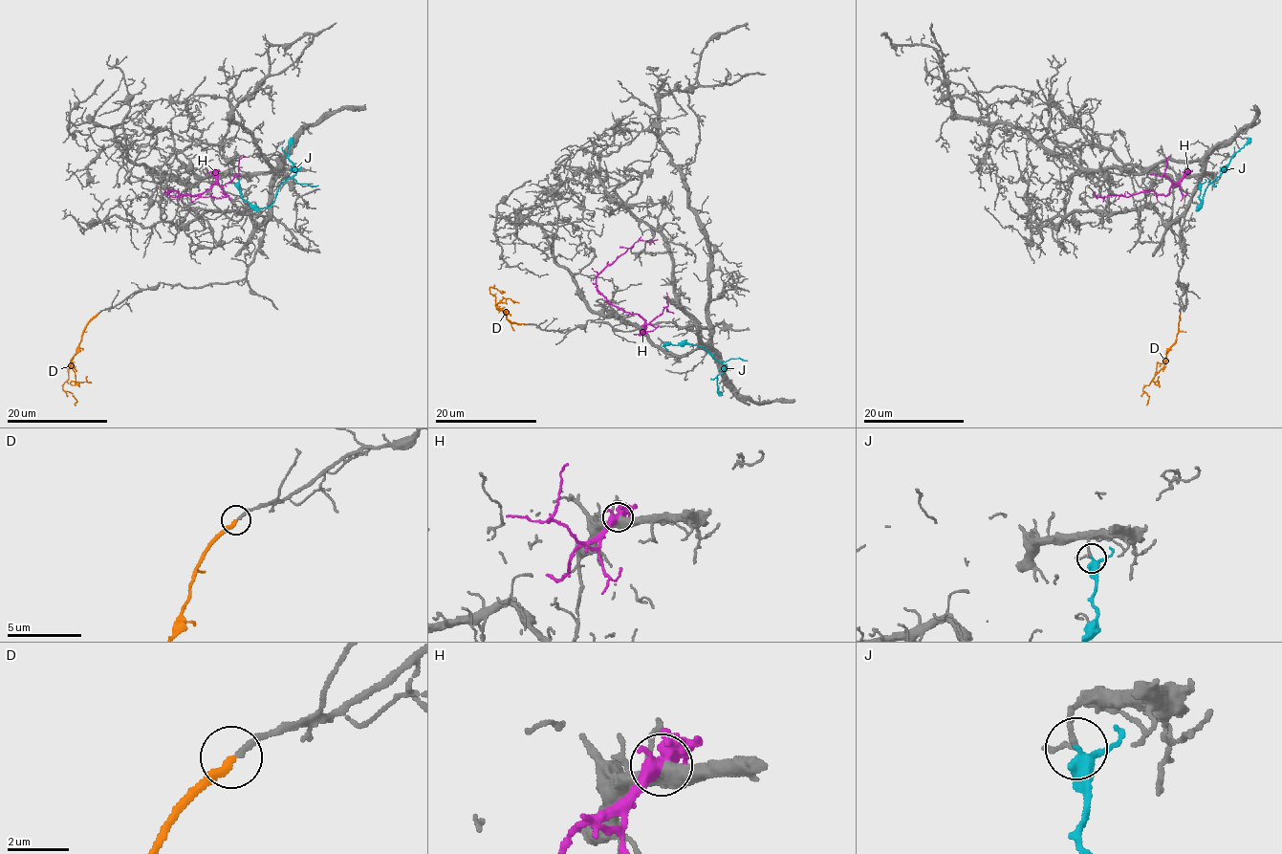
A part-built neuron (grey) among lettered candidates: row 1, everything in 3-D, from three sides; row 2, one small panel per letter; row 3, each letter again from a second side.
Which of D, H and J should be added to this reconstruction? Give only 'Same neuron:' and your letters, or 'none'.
Same neuron: D

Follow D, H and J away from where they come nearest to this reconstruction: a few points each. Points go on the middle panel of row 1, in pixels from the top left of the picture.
D: (524, 324), (509, 320), (496, 306), (496, 298), (489, 291), (491, 286), (504, 293), (501, 290)
H: (643, 331), (644, 320), (637, 314), (614, 306), (598, 291), (597, 277), (637, 242), (657, 239)
J: (666, 343), (705, 347), (725, 366), (717, 376), (717, 391), (721, 395)

